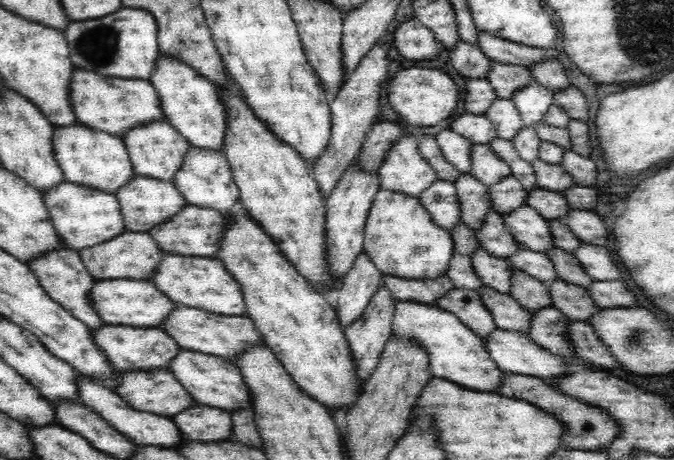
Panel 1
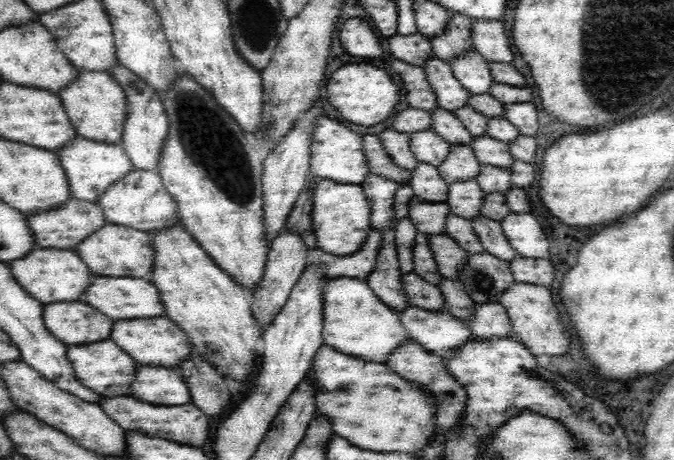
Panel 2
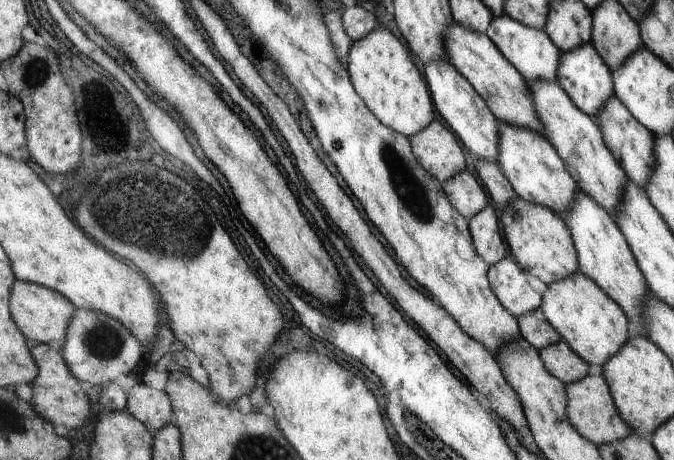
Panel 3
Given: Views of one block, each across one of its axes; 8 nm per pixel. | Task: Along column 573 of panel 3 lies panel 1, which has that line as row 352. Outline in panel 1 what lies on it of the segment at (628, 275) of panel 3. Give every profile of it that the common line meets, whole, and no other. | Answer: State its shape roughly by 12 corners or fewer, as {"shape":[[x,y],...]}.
{"shape":[[176,304],[160,324],[179,348],[232,360],[262,334],[246,316]]}

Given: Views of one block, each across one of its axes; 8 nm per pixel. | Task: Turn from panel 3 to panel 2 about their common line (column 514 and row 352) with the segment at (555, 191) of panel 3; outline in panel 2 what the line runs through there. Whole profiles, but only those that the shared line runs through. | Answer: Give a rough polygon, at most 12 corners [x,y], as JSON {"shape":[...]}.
{"shape":[[166,316],[114,320],[110,340],[136,363],[177,370],[193,349]]}

